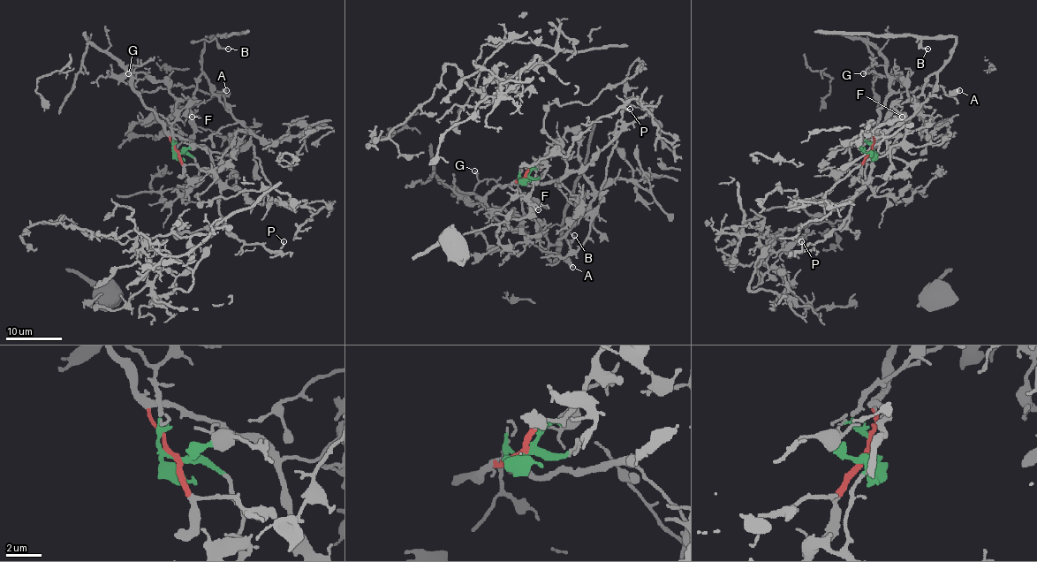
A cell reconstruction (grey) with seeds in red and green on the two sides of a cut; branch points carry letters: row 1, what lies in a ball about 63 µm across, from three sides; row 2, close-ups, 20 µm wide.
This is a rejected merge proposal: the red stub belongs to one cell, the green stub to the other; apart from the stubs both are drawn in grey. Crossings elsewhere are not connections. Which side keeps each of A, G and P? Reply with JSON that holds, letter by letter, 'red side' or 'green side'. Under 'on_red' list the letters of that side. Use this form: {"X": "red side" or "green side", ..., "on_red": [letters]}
{"A": "red side", "G": "red side", "P": "red side", "on_red": ["A", "G", "P"]}

